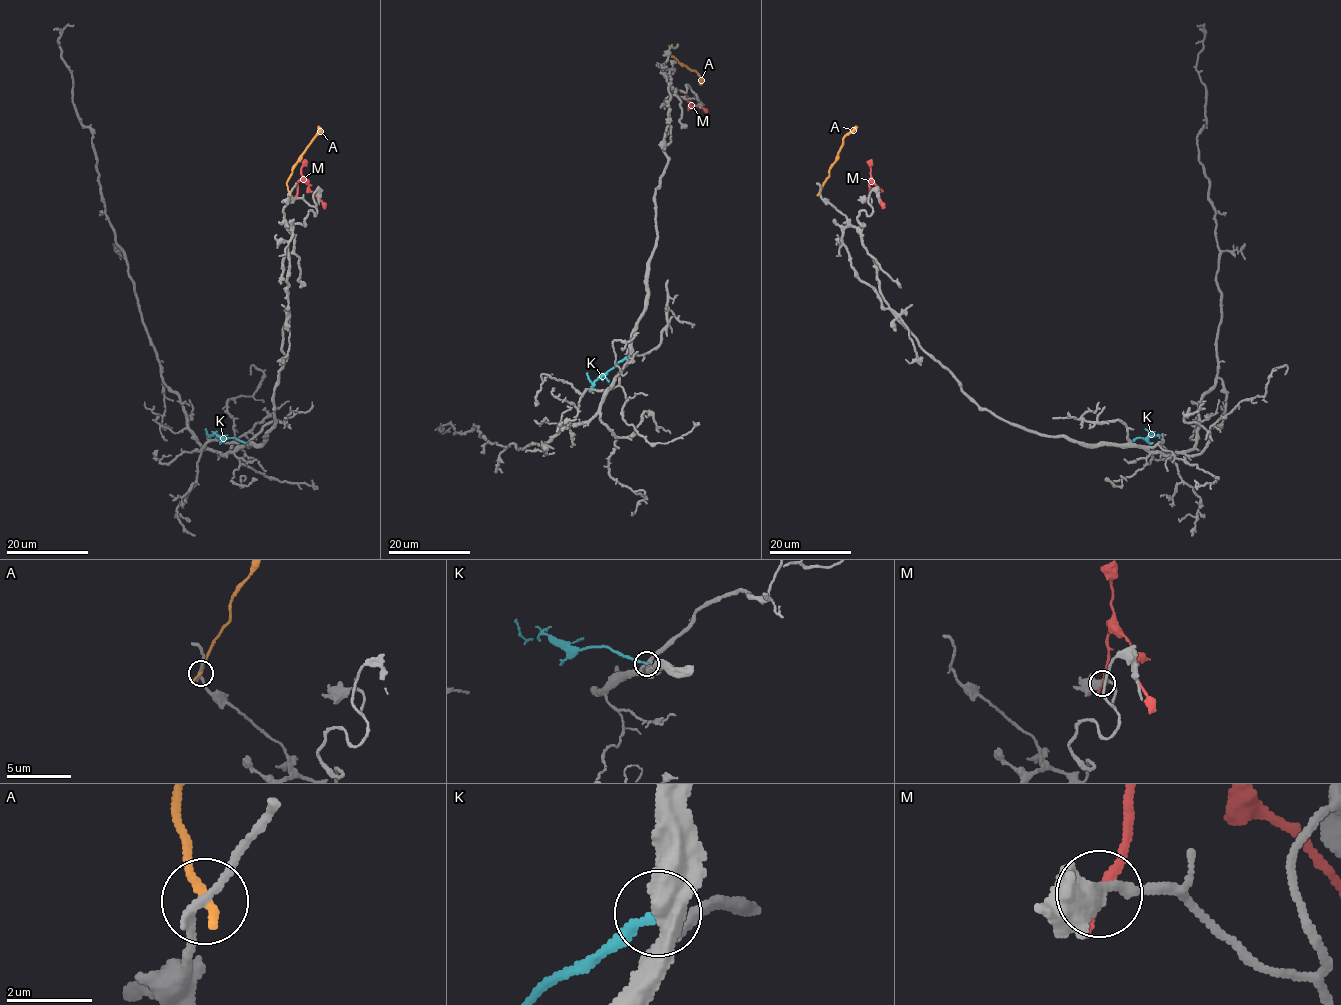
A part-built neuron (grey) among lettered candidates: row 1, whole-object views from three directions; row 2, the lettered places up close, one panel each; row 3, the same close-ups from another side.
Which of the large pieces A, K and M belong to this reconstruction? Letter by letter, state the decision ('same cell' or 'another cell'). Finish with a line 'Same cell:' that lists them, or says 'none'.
A: another cell
K: another cell
M: another cell
Same cell: none

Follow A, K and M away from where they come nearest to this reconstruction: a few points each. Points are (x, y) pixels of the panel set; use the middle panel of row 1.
A: (670, 47), (668, 52), (680, 63), (694, 70), (700, 77), (700, 85)
K: (628, 355), (592, 383), (587, 373)
M: (676, 95), (686, 98), (691, 105), (706, 109)

